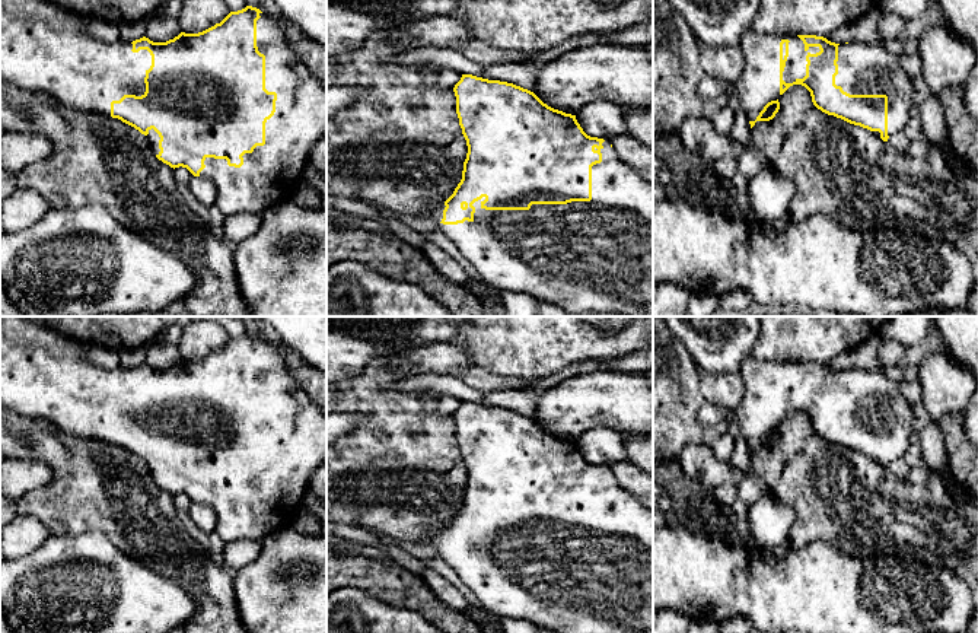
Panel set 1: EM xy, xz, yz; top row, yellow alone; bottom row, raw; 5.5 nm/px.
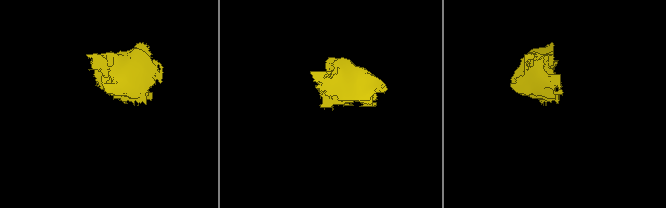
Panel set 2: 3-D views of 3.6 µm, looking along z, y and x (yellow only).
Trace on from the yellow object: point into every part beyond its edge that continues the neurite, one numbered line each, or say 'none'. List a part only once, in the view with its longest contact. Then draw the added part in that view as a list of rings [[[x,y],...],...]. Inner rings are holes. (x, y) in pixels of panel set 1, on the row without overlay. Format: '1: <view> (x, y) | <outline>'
1: xz (599, 579) | [[[603,468],[602,470],[602,489],[596,490],[592,493],[592,527],[590,528],[571,528],[567,531],[532,531],[529,537],[485,537],[481,534],[481,529],[485,527],[485,524],[482,524],[481,527],[475,528],[472,532],[475,534],[475,540],[474,540],[474,547],[468,548],[465,547],[463,550],[458,550],[458,551],[443,551],[442,545],[443,545],[443,537],[445,537],[445,529],[440,529],[439,532],[431,534],[431,540],[430,540],[430,545],[439,551],[440,559],[449,564],[456,573],[458,576],[462,579],[462,582],[478,597],[481,605],[484,610],[490,611],[491,614],[494,614],[496,617],[507,617],[507,618],[525,618],[528,621],[532,621],[536,626],[549,629],[552,632],[557,633],[653,633],[653,510],[646,508],[643,505],[643,502],[635,497],[634,494],[625,492],[619,483],[615,480],[615,477],[611,474],[609,468]]]

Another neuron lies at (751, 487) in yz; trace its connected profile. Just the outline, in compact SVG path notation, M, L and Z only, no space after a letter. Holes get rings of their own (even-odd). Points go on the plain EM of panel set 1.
M743 435L735 439L735 451L730 464L743 473L742 480L736 484L738 499L749 506L768 493L764 480L751 467L751 451Z

